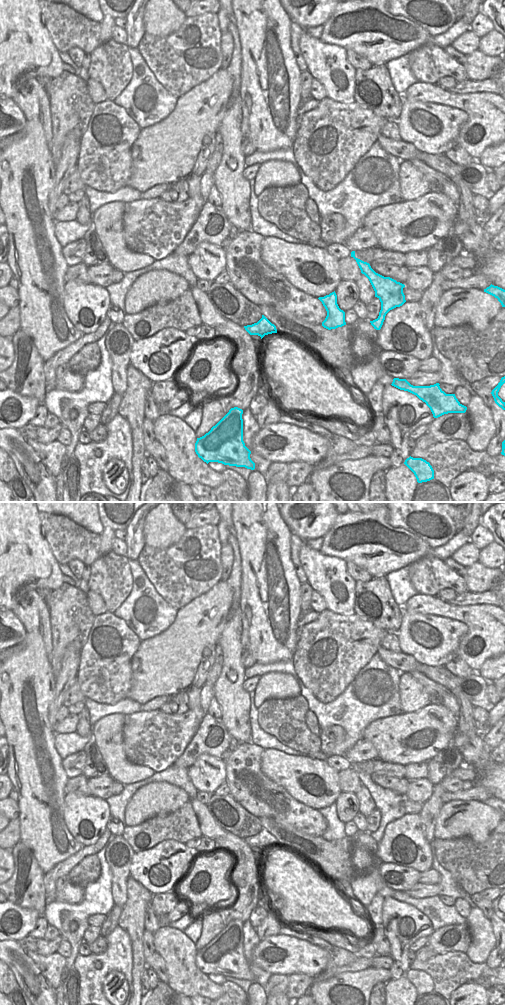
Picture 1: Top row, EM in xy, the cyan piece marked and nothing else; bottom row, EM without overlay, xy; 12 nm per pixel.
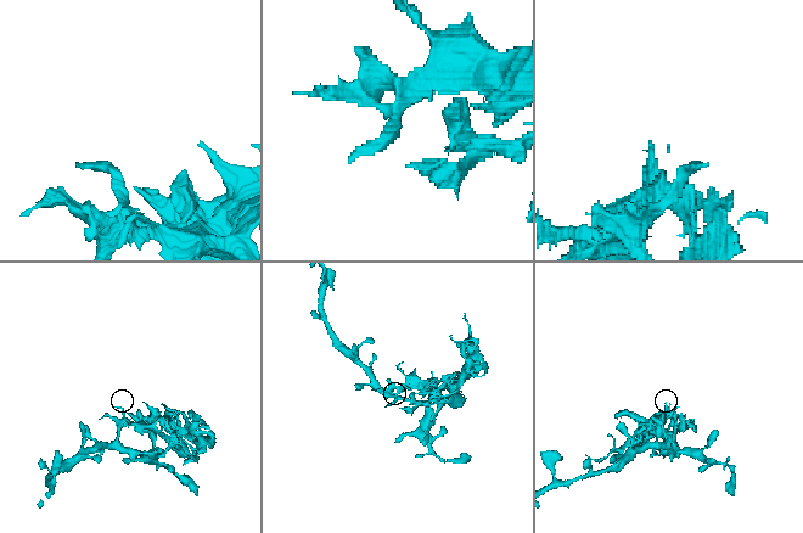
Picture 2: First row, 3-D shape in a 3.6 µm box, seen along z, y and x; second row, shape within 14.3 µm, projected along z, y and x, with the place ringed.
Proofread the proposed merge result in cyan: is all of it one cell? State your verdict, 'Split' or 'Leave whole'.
Split.

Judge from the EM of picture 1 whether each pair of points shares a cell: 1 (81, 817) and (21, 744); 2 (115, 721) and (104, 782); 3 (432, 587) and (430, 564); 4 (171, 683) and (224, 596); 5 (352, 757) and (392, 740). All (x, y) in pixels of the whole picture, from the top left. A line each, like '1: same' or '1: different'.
1: different
2: different
3: same
4: same
5: different

